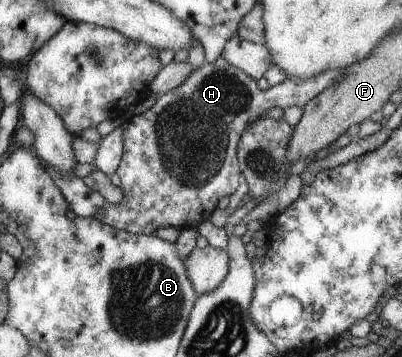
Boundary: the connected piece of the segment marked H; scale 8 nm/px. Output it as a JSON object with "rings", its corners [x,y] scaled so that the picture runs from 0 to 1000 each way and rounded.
{"rings":[[[552,160],[537,165],[532,174],[512,176],[500,188],[493,188],[468,218],[438,246],[410,258],[405,266],[398,266],[391,275],[391,283],[383,289],[378,303],[371,303],[363,314],[348,317],[346,322],[333,322],[318,333],[311,333],[303,347],[306,364],[306,412],[308,431],[303,434],[296,468],[291,471],[291,487],[299,496],[301,515],[299,527],[306,543],[301,566],[291,569],[269,569],[261,580],[246,583],[246,591],[239,591],[236,613],[254,622],[254,627],[266,627],[279,639],[299,641],[301,647],[313,647],[328,655],[356,655],[356,658],[378,658],[383,644],[393,639],[418,639],[433,633],[440,644],[478,641],[485,630],[498,630],[502,622],[517,616],[522,599],[532,599],[527,588],[537,583],[542,560],[557,555],[557,549],[572,549],[602,510],[609,510],[607,493],[597,487],[597,473],[592,471],[592,451],[587,448],[587,429],[595,415],[597,381],[604,381],[604,370],[624,353],[634,336],[647,333],[647,325],[682,297],[694,297],[701,305],[711,305],[721,297],[749,297],[756,300],[766,286],[771,286],[784,269],[791,269],[808,246],[816,246],[816,238],[823,238],[831,227],[838,227],[851,210],[853,196],[821,196],[803,202],[801,210],[784,213],[774,221],[746,224],[741,218],[724,221],[716,216],[711,224],[692,232],[684,241],[674,241],[667,252],[642,252],[637,230],[627,216],[619,216],[614,204],[582,190],[567,179],[565,168],[557,168]]]}

